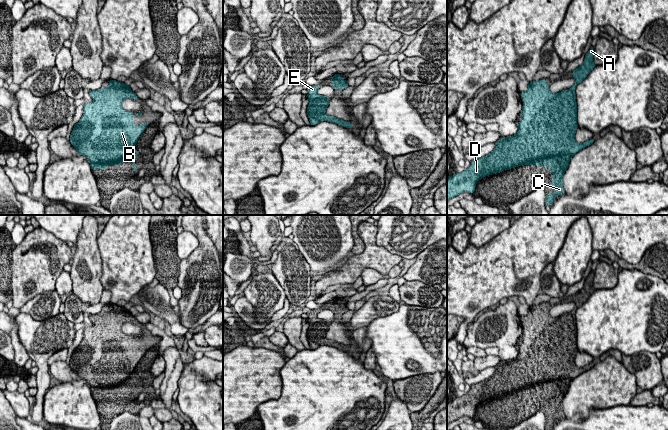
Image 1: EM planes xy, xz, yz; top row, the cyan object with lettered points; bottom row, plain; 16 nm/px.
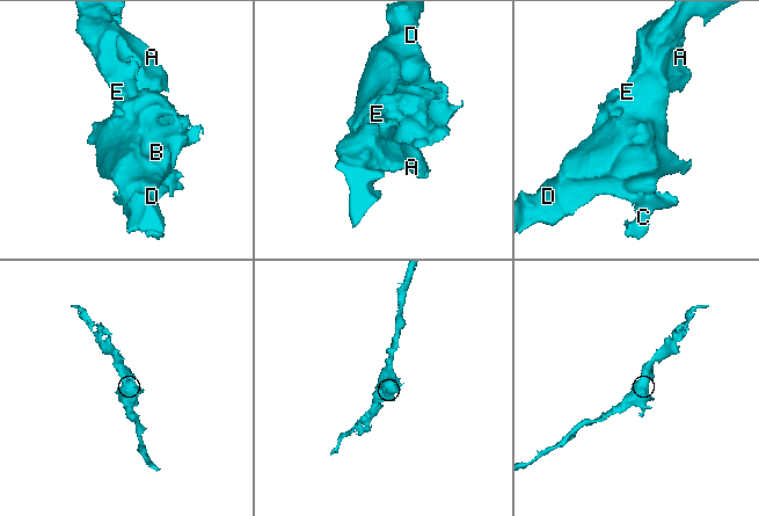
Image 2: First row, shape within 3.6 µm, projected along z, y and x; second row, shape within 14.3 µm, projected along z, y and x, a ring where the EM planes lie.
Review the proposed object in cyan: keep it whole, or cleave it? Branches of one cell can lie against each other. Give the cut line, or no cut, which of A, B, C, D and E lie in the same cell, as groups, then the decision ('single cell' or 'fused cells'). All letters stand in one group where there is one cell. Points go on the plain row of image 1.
cut none; groups A B C D E; single cell

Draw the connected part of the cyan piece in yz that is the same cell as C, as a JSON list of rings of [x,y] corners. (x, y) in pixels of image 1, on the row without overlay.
[[[591,270],[584,286],[572,295],[575,308],[569,315],[552,317],[546,304],[528,307],[527,315],[520,317],[523,333],[518,356],[499,363],[491,377],[471,384],[466,394],[447,402],[447,425],[463,416],[473,418],[476,408],[485,400],[526,388],[549,391],[553,398],[554,416],[546,418],[545,429],[552,430],[554,422],[565,417],[563,398],[571,381],[594,366],[580,368],[575,363],[578,352],[575,313],[595,292],[593,278]]]

